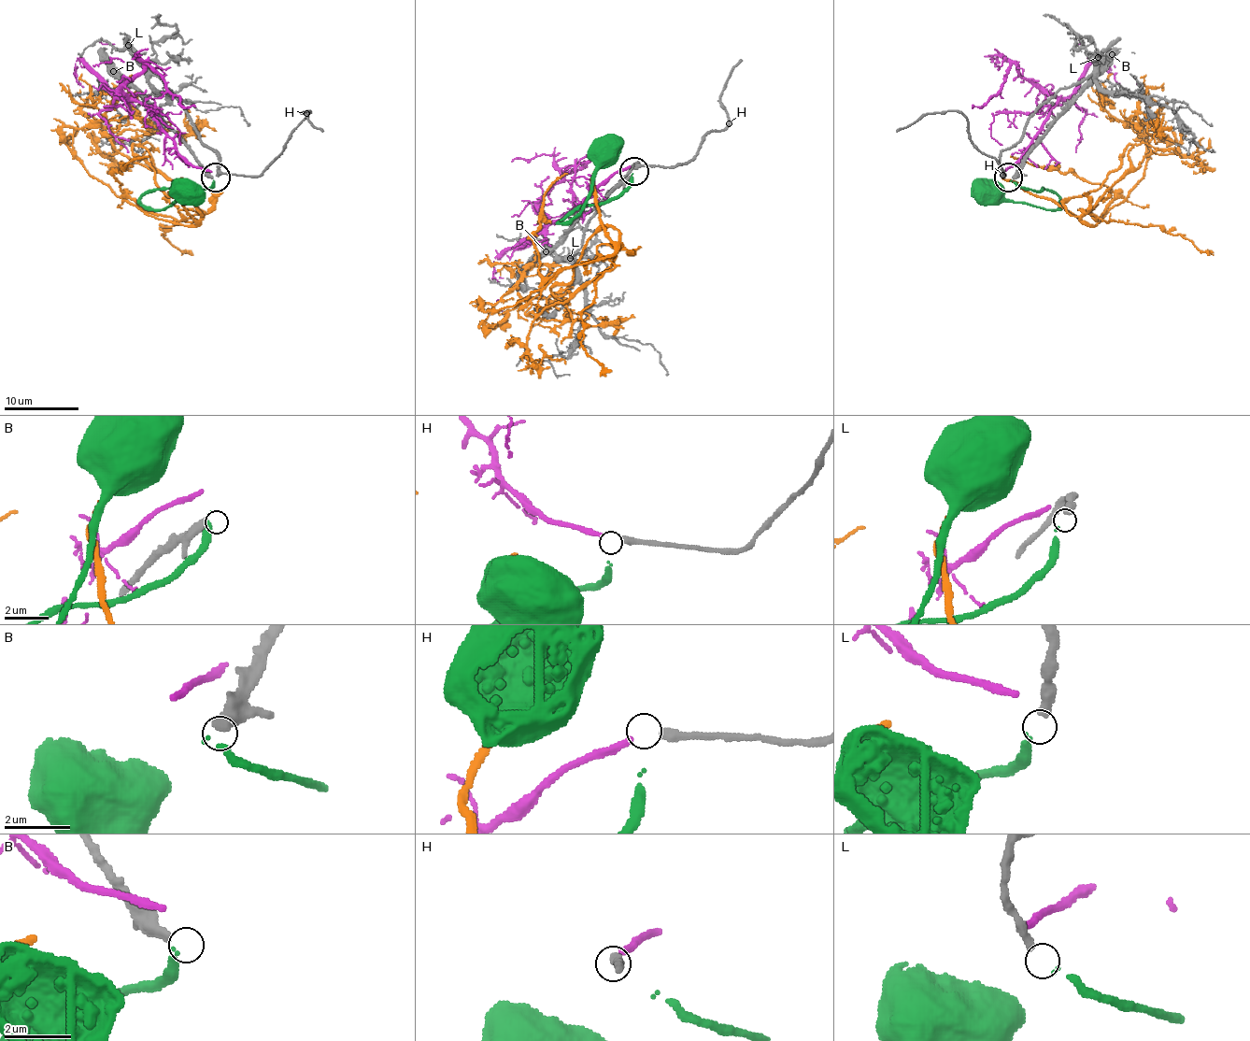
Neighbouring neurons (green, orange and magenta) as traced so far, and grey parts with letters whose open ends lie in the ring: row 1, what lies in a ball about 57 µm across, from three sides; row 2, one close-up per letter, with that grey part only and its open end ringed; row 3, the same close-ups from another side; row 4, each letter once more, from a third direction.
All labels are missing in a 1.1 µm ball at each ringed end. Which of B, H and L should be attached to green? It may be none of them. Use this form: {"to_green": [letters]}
{"to_green": ["L"]}

